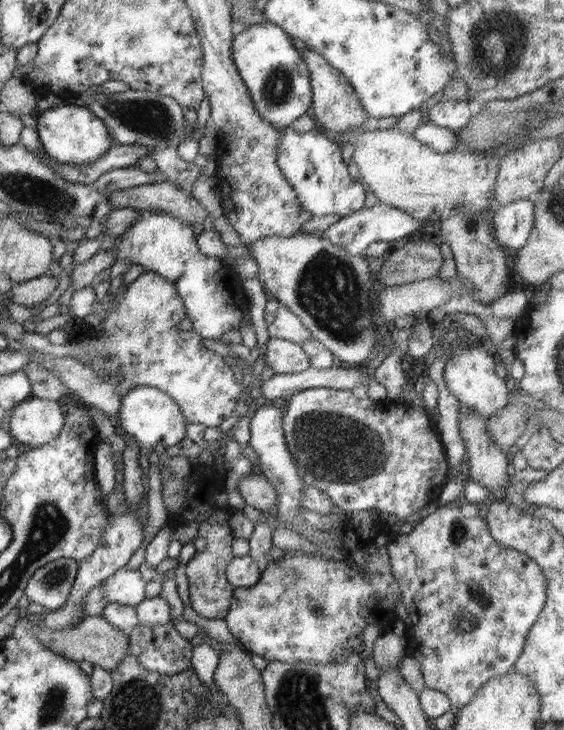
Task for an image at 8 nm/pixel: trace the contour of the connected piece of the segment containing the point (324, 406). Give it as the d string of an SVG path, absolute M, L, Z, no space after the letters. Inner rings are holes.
M311 388L311 389L302 389L300 392L297 392L296 394L293 394L288 399L288 405L286 405L287 410L285 411L284 418L283 418L283 431L285 436L285 441L288 447L288 450L290 451L290 454L292 454L293 462L296 465L296 468L298 469L300 478L303 480L303 482L306 485L312 485L313 487L319 488L320 490L323 490L331 499L334 505L337 507L340 507L342 510L354 514L362 514L362 512L366 511L368 513L377 513L381 515L382 513L388 513L393 514L398 519L402 518L409 518L414 514L415 512L418 512L420 508L422 508L425 504L428 504L429 502L432 502L433 500L437 500L438 495L440 494L441 488L447 484L449 478L449 471L450 466L448 464L442 441L439 438L439 435L437 434L437 428L436 424L428 418L428 414L423 409L420 408L408 408L404 403L401 402L394 402L389 401L388 399L381 399L379 401L374 401L370 397L368 398L357 398L354 396L352 391L346 390L346 389L335 389L335 388Z

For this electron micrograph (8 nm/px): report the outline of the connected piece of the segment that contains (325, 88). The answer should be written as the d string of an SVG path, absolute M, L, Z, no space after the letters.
M310 49L300 50L303 60L309 70L312 89L312 104L310 113L315 122L323 130L334 130L342 134L360 128L370 118L366 109L362 106L356 91L348 82L348 79L319 53Z

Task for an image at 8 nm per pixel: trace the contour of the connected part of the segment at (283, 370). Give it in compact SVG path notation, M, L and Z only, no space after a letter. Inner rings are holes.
M278 337L266 341L264 360L274 374L296 374L311 366L301 345Z

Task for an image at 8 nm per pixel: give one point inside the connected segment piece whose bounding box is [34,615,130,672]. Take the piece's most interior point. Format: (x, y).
(95, 640)

